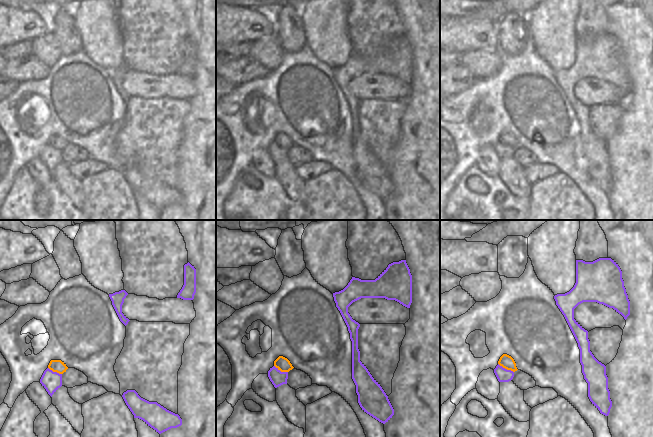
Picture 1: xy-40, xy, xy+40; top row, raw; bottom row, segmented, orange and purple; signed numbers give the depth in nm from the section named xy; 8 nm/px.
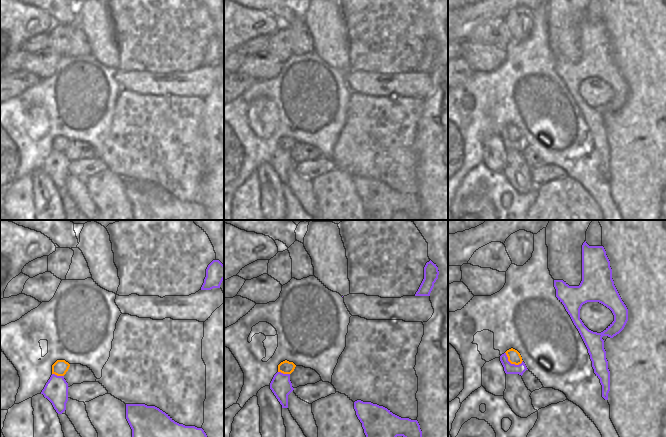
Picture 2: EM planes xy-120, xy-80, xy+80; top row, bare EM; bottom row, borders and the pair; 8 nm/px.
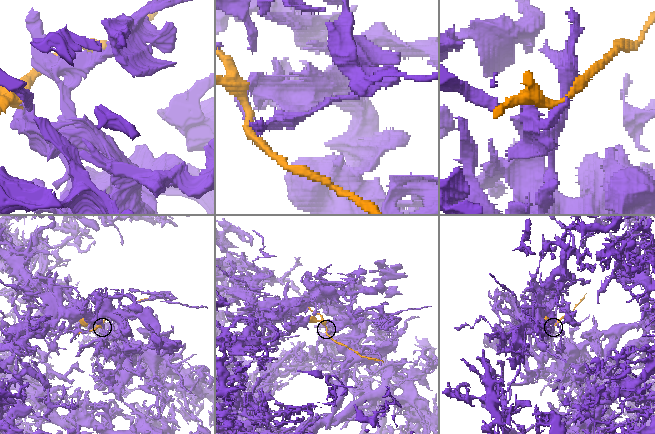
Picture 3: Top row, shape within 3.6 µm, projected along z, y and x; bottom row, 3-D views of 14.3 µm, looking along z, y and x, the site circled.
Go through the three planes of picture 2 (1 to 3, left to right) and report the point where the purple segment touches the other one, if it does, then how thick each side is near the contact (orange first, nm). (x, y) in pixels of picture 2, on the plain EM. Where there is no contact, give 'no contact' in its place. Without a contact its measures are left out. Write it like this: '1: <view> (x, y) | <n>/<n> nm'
1: xy-120 (58, 151) | 120/190 nm
2: xy-80 (284, 149) | 110/170 nm
3: xy+80 (511, 139) | 110/90 nm

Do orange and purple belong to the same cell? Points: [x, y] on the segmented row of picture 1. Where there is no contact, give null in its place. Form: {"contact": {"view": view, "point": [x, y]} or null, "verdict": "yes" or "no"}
{"contact": {"view": "xy+40", "point": [506, 368]}, "verdict": "no"}

